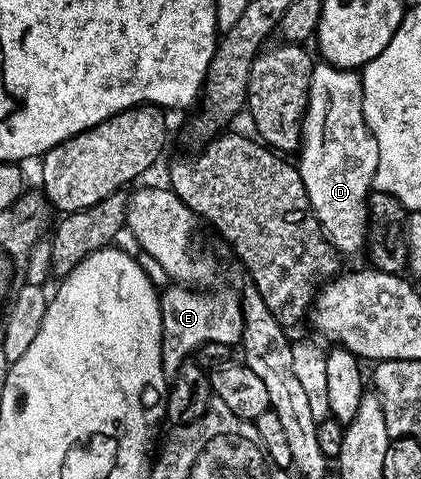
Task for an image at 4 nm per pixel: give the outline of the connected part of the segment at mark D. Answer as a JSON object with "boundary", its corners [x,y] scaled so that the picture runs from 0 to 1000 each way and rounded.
{"boundary":[[[751,129],[739,142],[729,234],[720,238],[720,294],[705,317],[705,347],[760,478],[796,522],[817,534],[841,524],[860,526],[872,516],[872,409],[886,397],[898,326],[895,294],[862,234],[855,150],[793,140],[789,132]]]}

